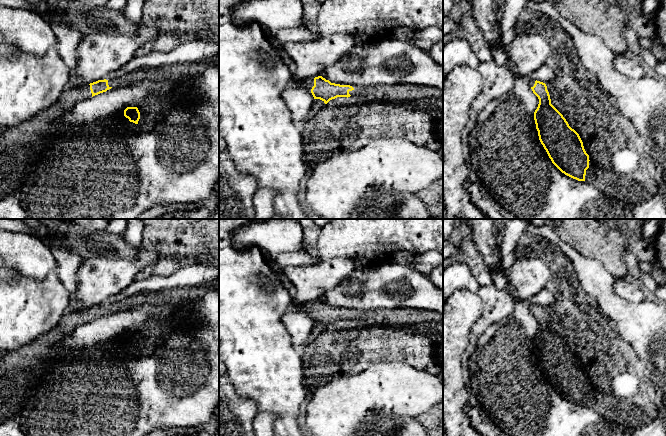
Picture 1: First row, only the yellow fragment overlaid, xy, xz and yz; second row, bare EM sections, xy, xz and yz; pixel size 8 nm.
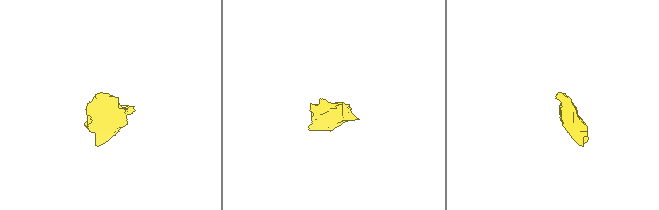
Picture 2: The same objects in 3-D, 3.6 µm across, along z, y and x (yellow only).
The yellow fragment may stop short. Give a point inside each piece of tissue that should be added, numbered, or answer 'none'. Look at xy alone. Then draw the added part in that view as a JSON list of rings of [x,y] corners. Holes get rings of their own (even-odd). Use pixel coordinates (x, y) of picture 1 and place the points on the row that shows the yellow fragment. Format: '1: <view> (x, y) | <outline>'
1: xy (151, 111) | [[[155,99],[143,102],[138,108],[140,119],[137,124],[137,129],[142,132],[149,132],[160,122],[165,111],[165,105],[165,101]]]
2: xy (20, 147) | [[[90,85],[67,87],[59,99],[46,110],[14,127],[5,128],[0,141],[0,199],[18,196],[28,175],[39,164],[40,152],[50,143],[54,127],[74,106],[92,97]]]

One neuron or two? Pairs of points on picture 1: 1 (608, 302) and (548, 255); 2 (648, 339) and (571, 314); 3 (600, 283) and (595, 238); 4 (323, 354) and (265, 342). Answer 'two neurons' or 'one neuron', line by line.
1: two neurons
2: two neurons
3: two neurons
4: two neurons

